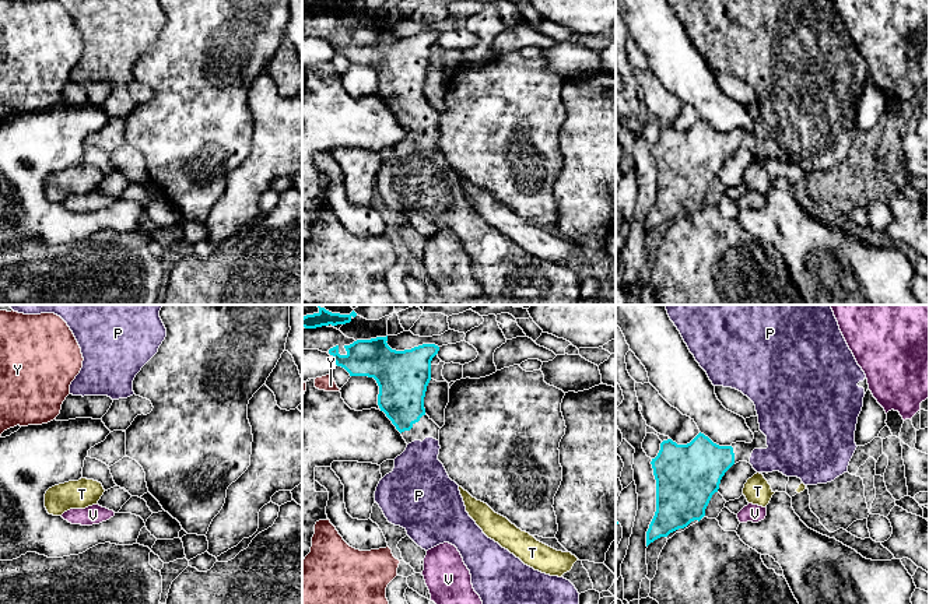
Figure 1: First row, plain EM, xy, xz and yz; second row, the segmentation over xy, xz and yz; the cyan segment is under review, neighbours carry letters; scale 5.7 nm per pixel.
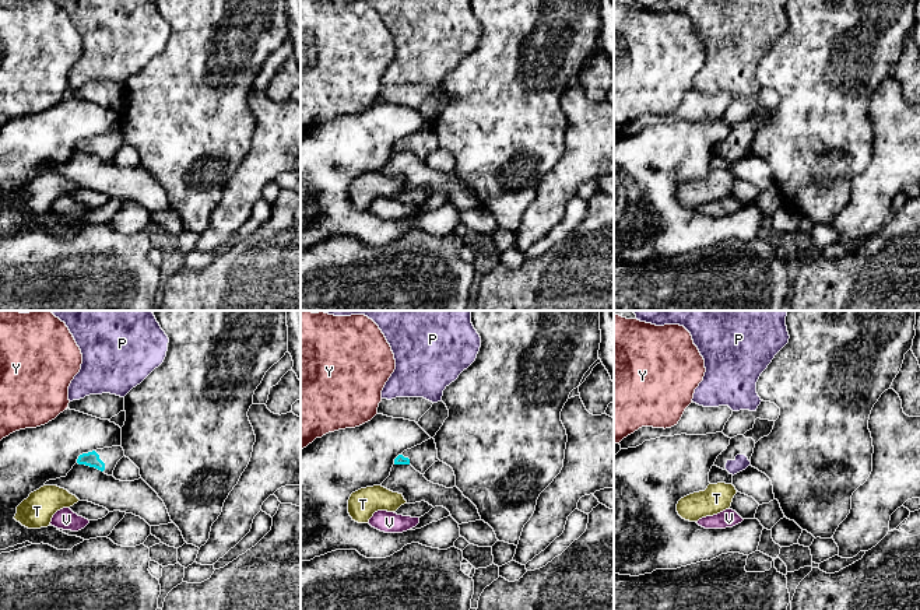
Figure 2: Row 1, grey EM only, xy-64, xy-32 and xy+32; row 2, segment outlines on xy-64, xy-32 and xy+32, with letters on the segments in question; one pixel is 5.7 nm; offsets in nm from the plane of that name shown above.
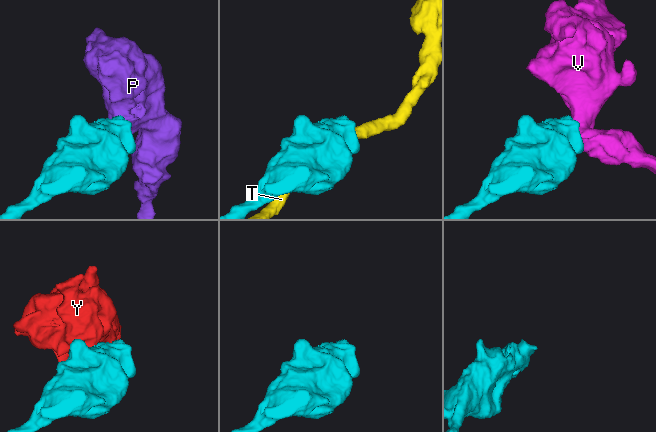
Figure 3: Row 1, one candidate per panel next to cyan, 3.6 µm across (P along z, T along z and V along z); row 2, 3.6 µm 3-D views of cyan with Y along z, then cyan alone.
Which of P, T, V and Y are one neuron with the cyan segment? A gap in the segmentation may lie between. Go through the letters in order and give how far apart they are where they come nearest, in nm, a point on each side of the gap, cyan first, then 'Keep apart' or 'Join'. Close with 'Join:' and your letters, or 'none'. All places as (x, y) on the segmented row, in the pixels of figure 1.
P: Distance 70 nm. Across: xz (409, 429), (414, 441). Join
T: Distance 120 nm. Across: yz (733, 463), (749, 478). Keep apart
V: Distance 180 nm. Across: yz (717, 491), (739, 512). Keep apart
Y: Distance 70 nm. Across: xz (337, 365), (330, 375). Keep apart
Join: P

